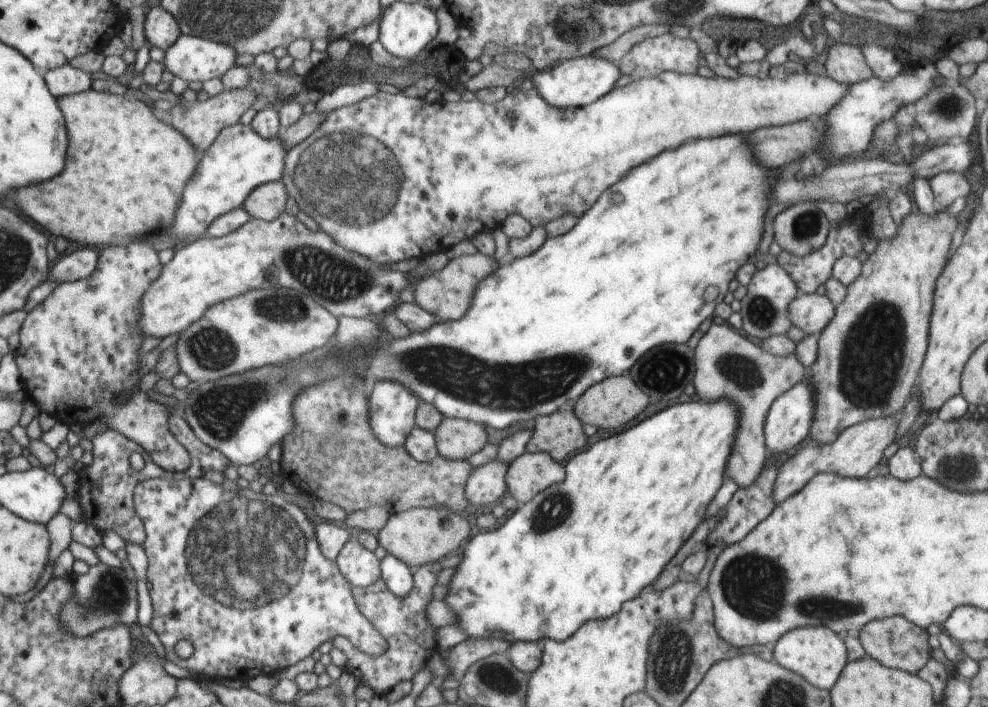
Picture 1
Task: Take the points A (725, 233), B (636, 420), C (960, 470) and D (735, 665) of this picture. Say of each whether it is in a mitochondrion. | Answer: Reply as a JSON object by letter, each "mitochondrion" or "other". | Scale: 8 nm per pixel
{"A":"other","B":"other","C":"mitochondrion","D":"other"}

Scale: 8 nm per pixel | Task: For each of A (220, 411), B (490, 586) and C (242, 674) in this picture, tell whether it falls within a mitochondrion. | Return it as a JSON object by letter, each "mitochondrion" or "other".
{"A":"mitochondrion","B":"other","C":"other"}

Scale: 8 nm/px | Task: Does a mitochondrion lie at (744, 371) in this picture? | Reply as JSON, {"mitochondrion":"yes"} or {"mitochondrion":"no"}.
{"mitochondrion":"yes"}

